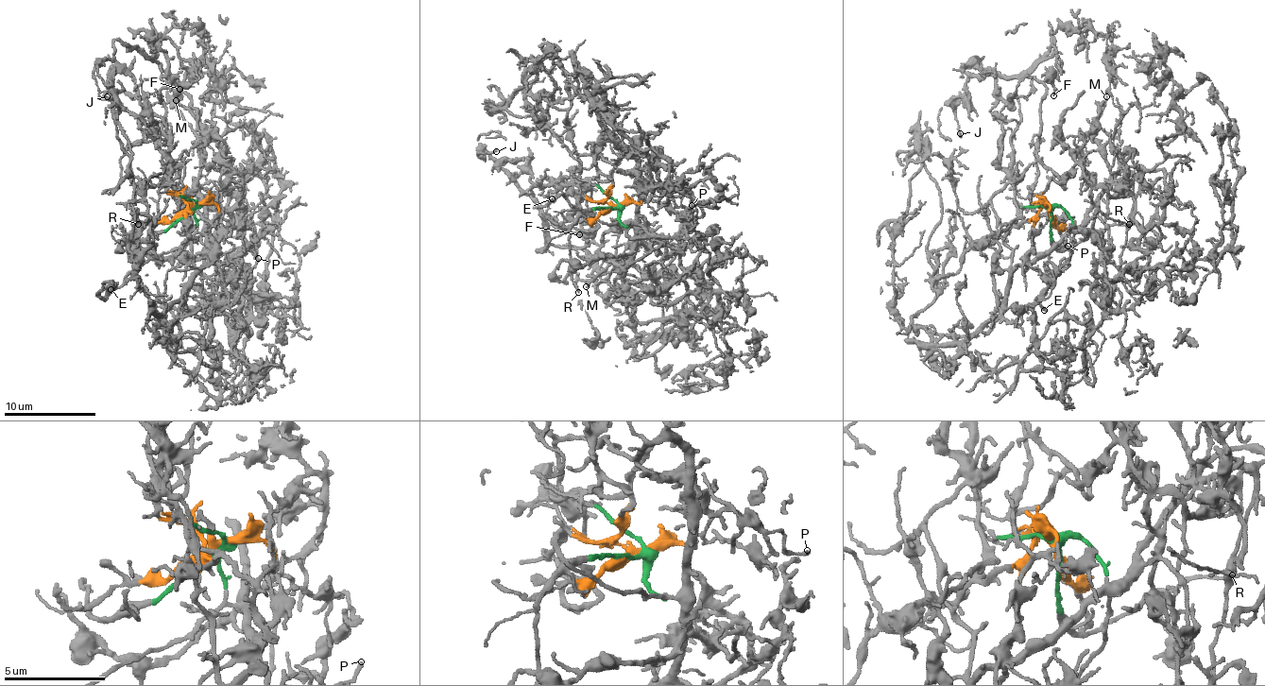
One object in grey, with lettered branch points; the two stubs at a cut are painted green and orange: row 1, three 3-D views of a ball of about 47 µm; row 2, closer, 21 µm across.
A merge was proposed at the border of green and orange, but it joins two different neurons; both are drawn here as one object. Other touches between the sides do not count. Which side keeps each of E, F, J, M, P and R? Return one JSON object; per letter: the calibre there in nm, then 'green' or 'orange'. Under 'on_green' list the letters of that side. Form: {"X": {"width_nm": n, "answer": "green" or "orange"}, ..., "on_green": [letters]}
{"E": {"width_nm": 190, "answer": "green"}, "F": {"width_nm": 190, "answer": "orange"}, "J": {"width_nm": 180, "answer": "orange"}, "M": {"width_nm": 180, "answer": "green"}, "P": {"width_nm": 170, "answer": "orange"}, "R": {"width_nm": 150, "answer": "green"}, "on_green": ["E", "M", "R"]}

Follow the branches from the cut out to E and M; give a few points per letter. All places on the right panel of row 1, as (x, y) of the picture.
E: (1049, 213), (1061, 208), (1071, 218), (1073, 231), (1070, 255), (1041, 295), (1040, 302), (1044, 309)
M: (1049, 213), (1061, 208), (1071, 226), (1077, 229), (1108, 179), (1109, 164), (1101, 144), (1090, 130), (1106, 96)

